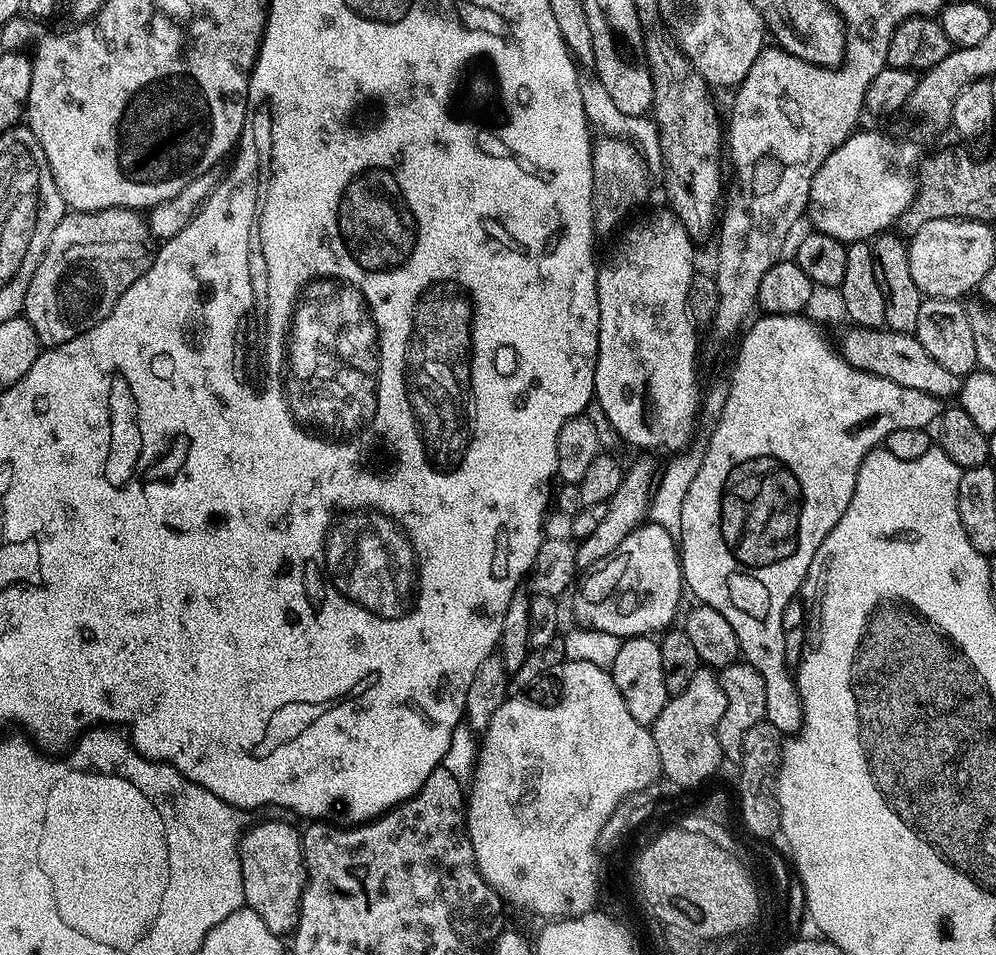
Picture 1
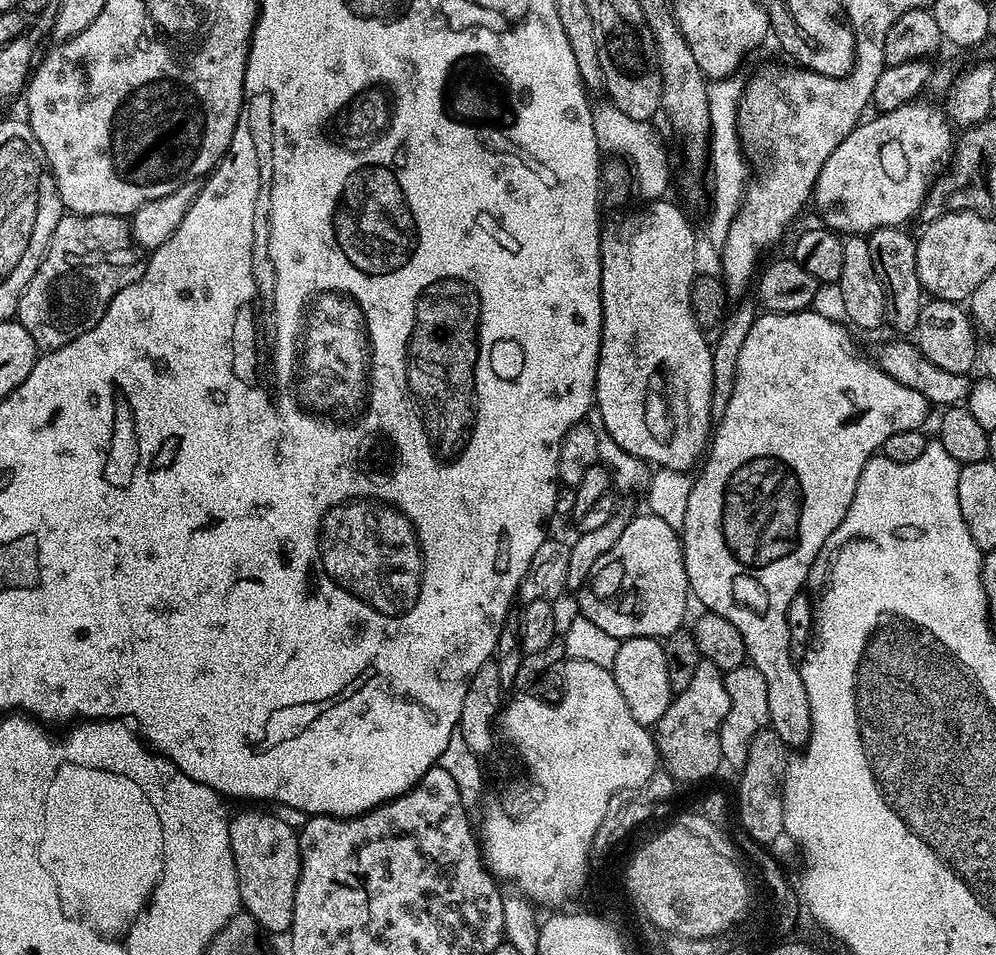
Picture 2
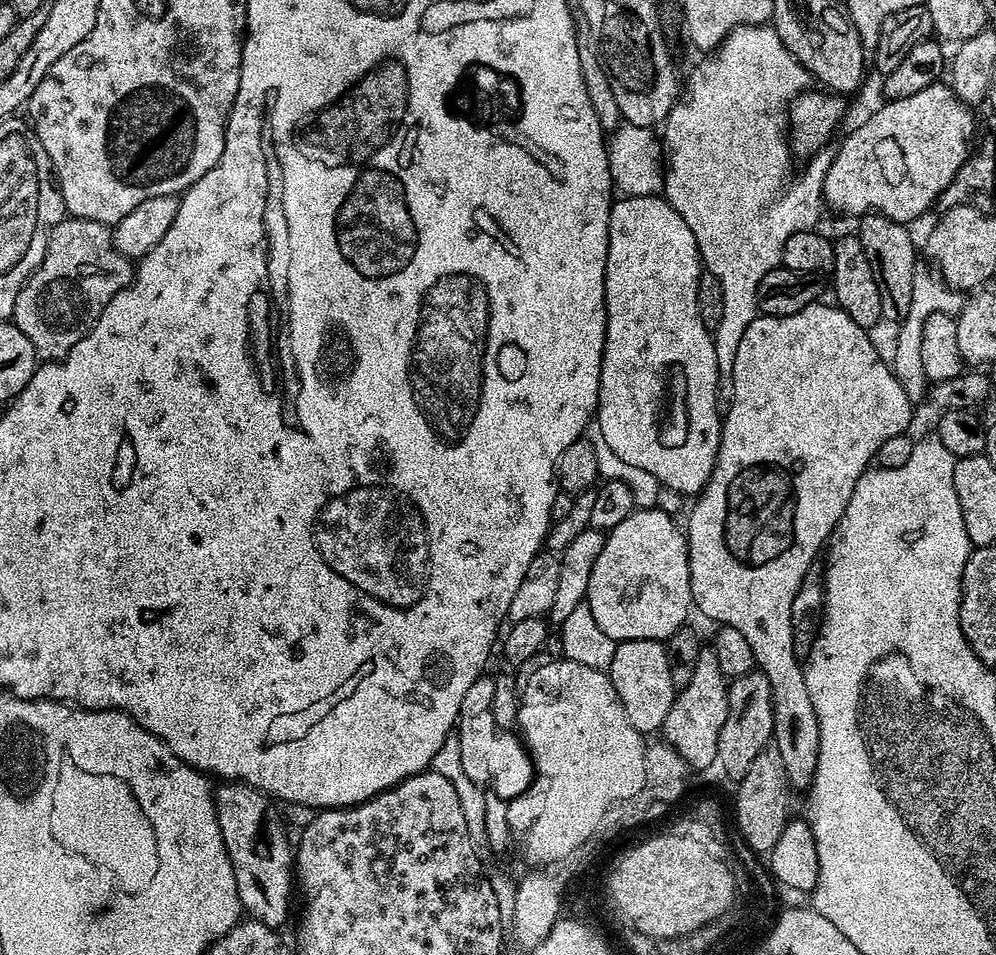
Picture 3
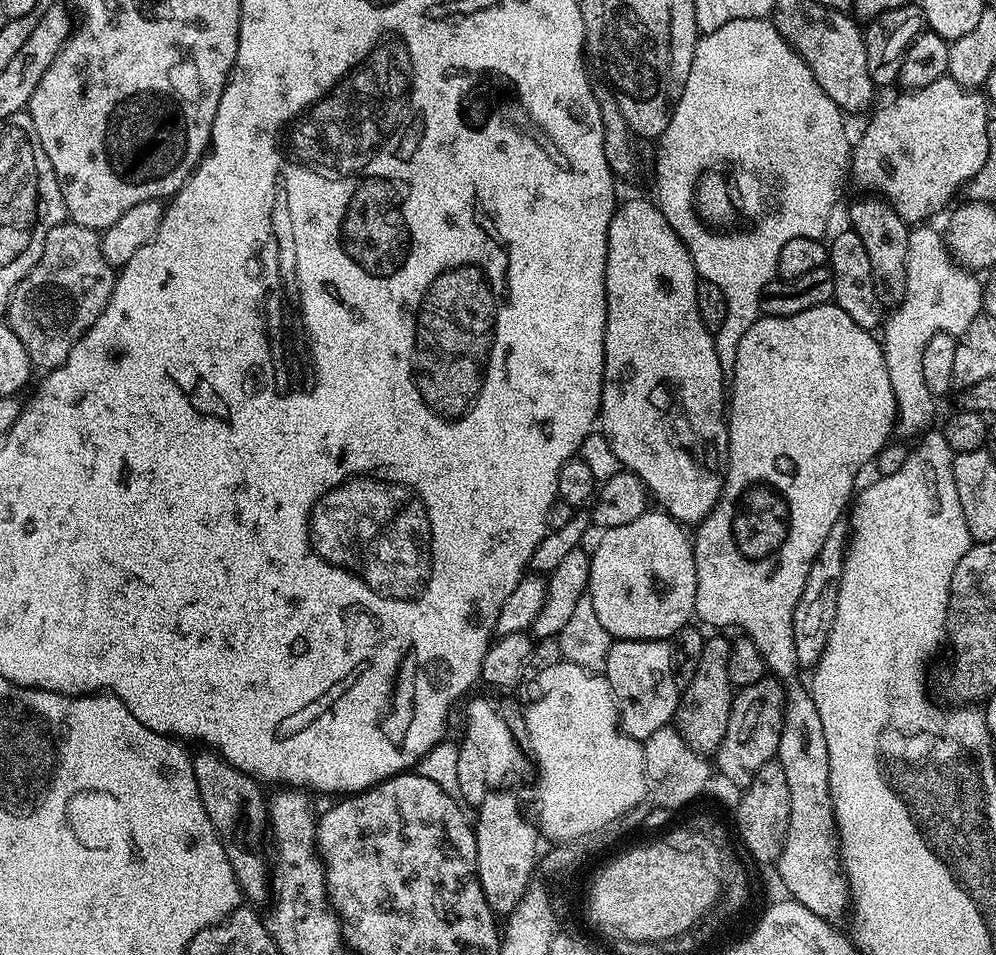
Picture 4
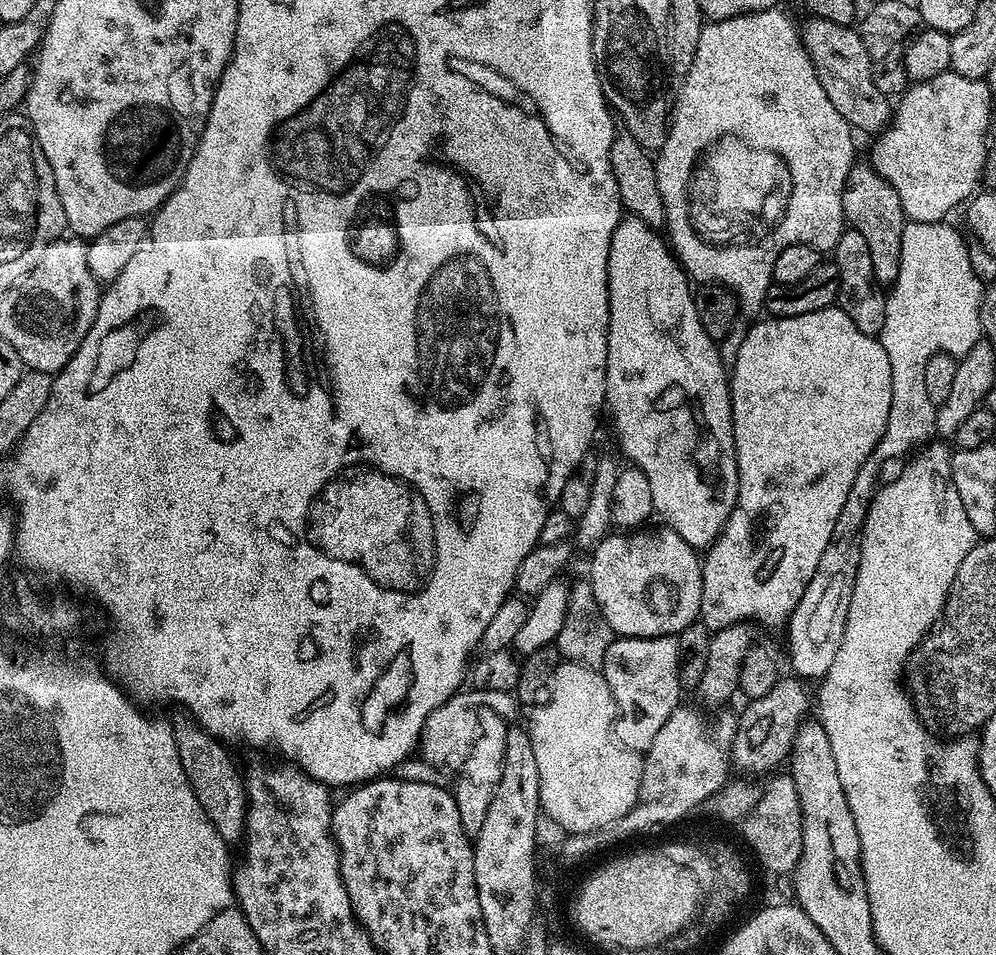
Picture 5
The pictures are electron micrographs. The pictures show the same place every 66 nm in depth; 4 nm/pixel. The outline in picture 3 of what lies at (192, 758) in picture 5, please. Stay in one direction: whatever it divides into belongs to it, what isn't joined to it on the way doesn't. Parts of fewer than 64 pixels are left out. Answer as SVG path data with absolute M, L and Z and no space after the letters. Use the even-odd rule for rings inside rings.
M239 782L217 783L214 795L218 826L226 842L226 854L230 854L230 866L234 866L241 909L253 920L277 930L283 929L292 908L294 844L288 841L288 832L280 821L273 797Z

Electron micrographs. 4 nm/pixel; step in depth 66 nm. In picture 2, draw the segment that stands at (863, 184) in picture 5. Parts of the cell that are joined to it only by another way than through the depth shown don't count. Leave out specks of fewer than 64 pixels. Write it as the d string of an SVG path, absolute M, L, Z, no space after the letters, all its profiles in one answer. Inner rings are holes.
M897 226L895 228L878 228L874 229L866 236L868 245L870 246L870 258L874 258L874 274L878 274L878 282L882 282L882 294L884 295L884 322L889 329L892 327L893 330L896 331L893 333L896 334L915 333L916 327L918 326L918 314L922 310L922 306L926 303L926 293L924 288L920 284L920 279L918 278L918 268L916 266L916 240L914 239L914 236L911 236L910 233L904 231L908 230L905 230L903 227L900 226Z

